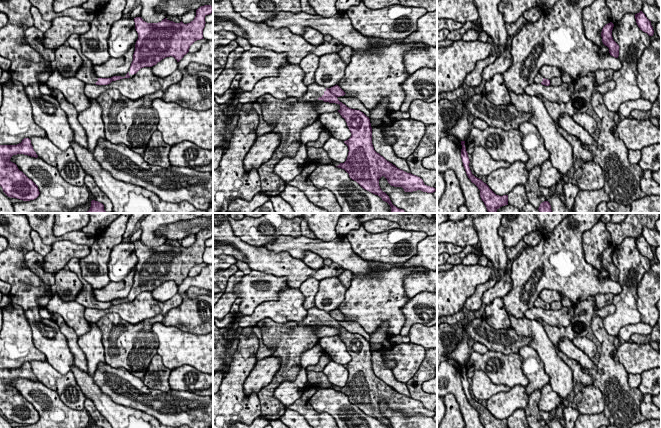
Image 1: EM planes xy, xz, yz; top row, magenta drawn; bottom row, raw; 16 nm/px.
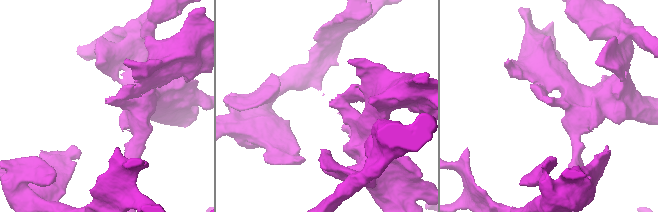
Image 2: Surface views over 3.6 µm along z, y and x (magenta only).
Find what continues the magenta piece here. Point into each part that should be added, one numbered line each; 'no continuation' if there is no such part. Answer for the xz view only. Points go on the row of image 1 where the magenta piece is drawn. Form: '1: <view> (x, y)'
1: xz (314, 91)

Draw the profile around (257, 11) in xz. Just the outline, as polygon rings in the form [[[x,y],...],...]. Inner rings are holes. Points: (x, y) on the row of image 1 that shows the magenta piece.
[[[230,0],[234,12],[243,18],[261,23],[279,12],[300,13],[301,0]]]

